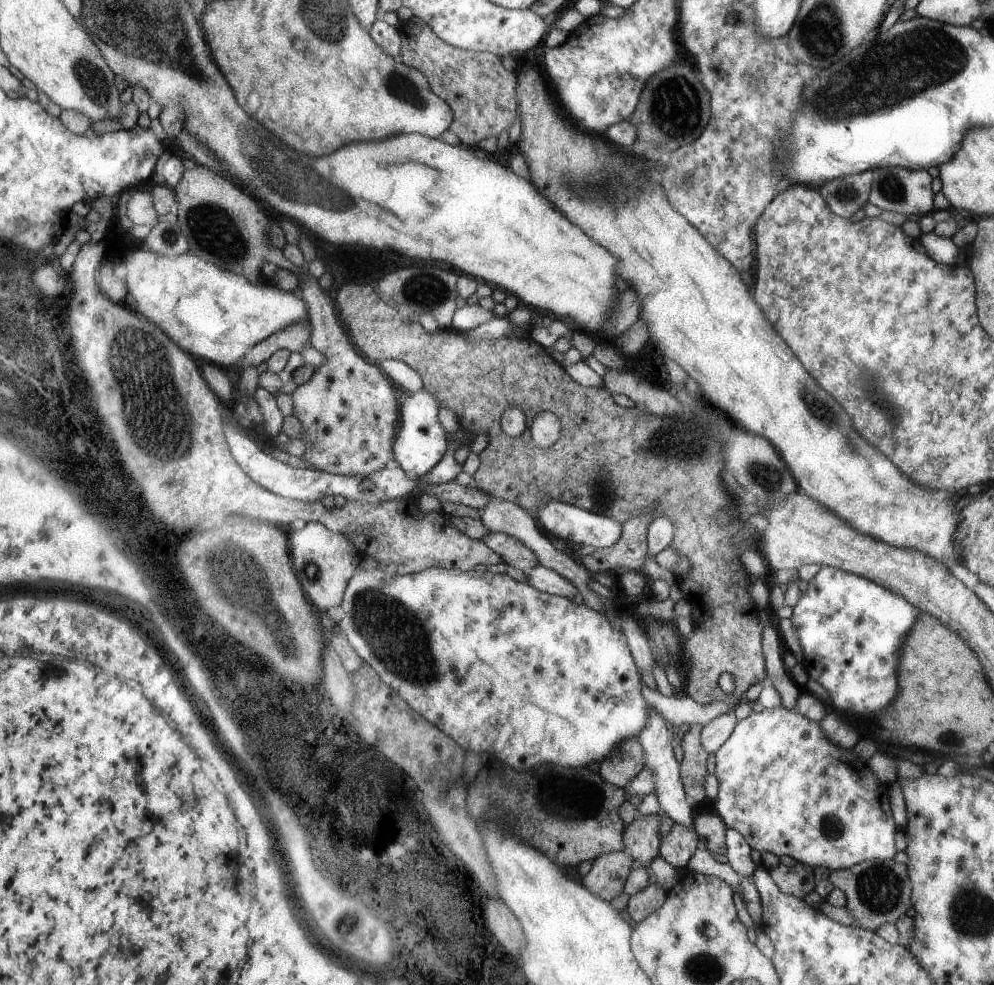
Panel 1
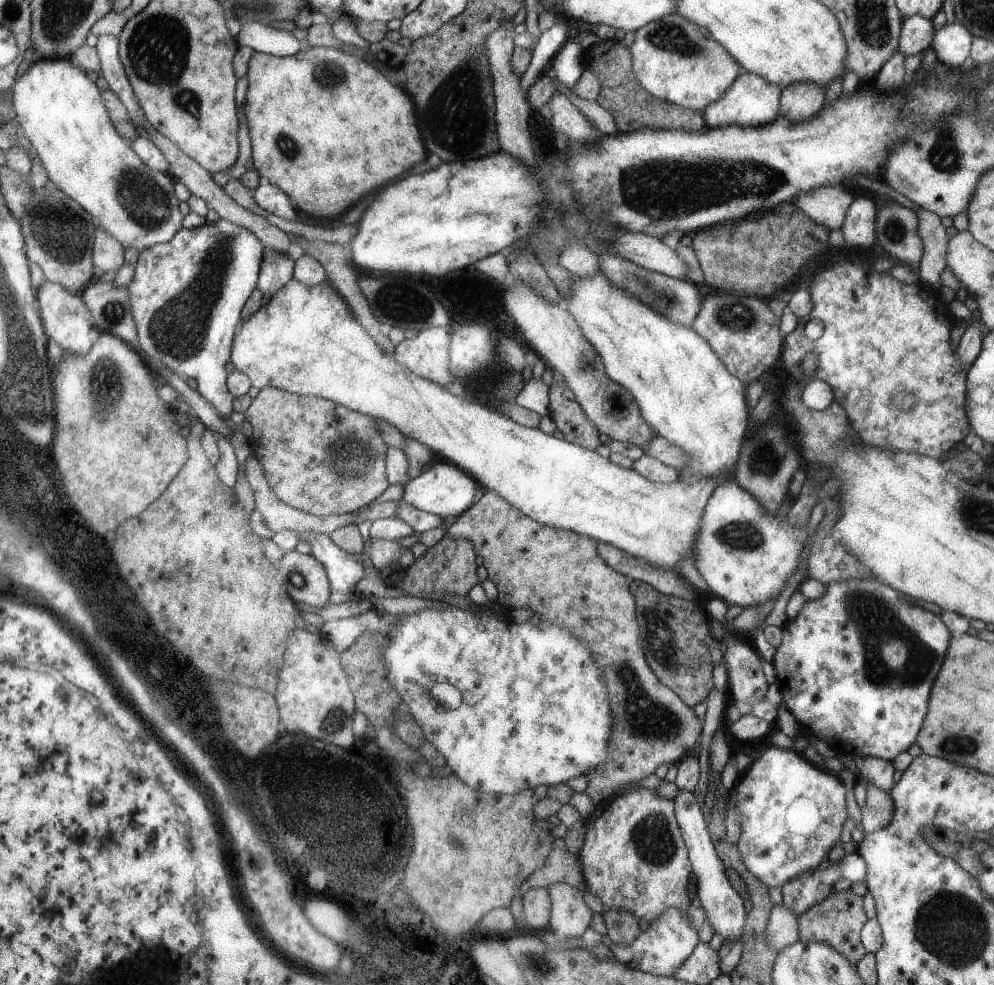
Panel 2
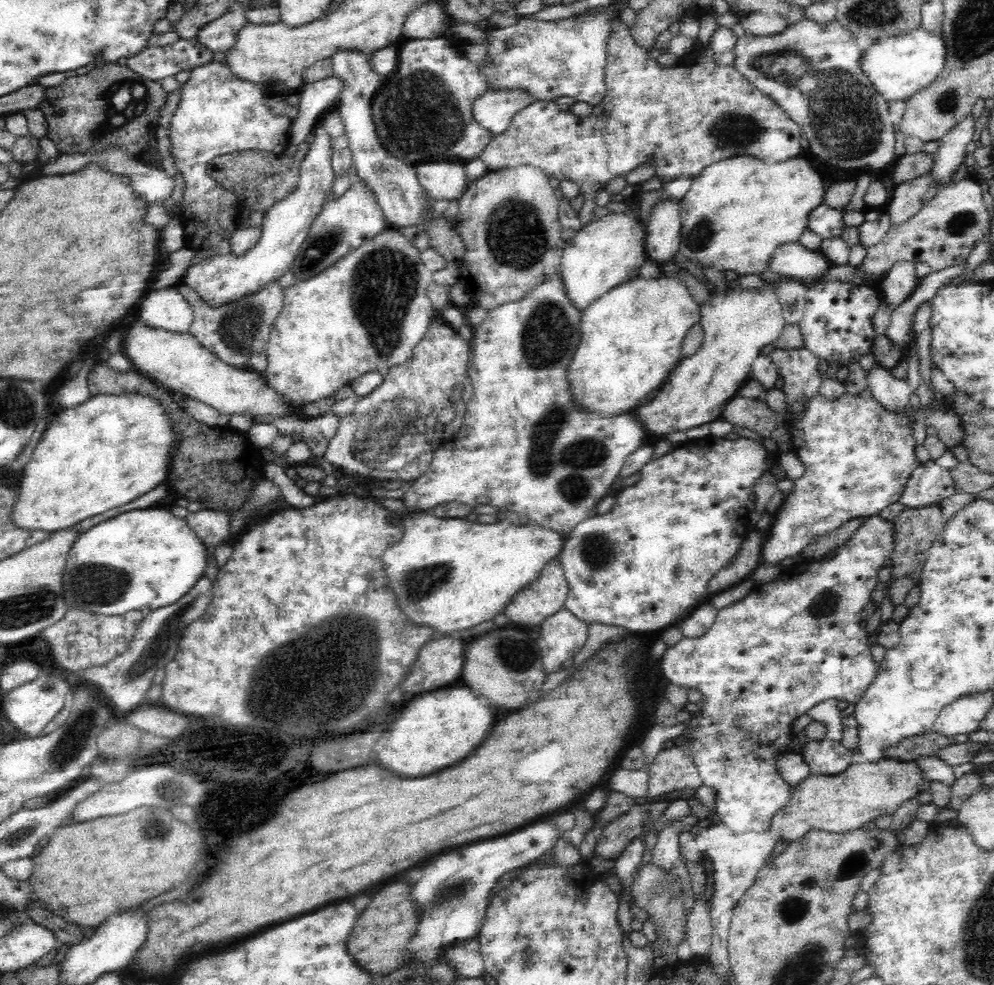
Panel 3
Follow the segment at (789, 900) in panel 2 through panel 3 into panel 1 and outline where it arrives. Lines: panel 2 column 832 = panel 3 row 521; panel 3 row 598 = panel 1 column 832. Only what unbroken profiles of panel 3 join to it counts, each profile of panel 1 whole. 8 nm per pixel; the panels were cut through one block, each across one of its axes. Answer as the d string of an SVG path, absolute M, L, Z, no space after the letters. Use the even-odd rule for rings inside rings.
M784 704L763 709L738 721L728 740L715 752L719 789L715 811L728 829L740 832L754 850L782 858L790 856L797 863L829 868L849 869L868 859L890 860L898 854L896 824L888 800L889 786L880 782L868 764L854 749L834 744L819 722Z

